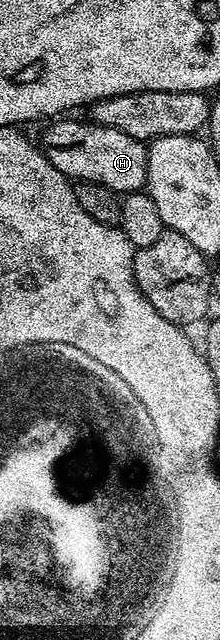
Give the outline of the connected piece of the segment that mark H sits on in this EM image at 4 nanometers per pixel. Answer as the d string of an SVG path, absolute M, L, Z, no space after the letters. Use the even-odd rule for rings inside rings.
M56 118L47 125L44 137L38 140L44 157L56 167L63 176L73 182L85 180L106 185L117 194L139 192L147 185L146 166L148 165L148 144L138 138L130 138L130 134L122 134L122 130L114 130L110 126L102 126L91 119L68 120L72 118Z

